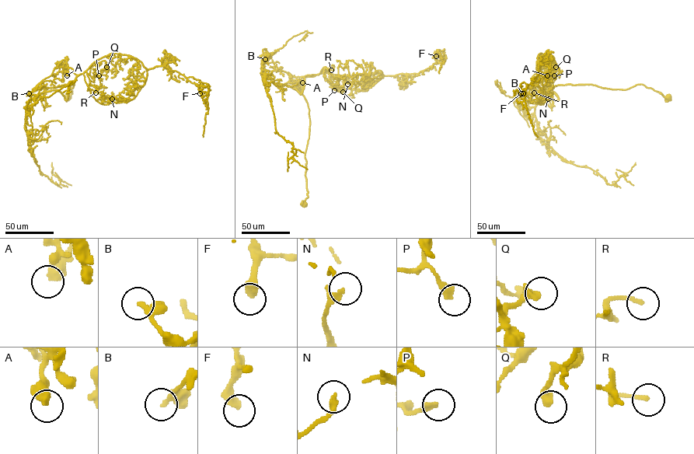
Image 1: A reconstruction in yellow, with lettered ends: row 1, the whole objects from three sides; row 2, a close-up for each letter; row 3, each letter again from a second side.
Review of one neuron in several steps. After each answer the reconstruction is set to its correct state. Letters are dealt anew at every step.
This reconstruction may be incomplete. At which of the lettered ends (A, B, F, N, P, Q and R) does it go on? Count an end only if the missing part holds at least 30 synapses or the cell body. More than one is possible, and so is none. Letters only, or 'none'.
none

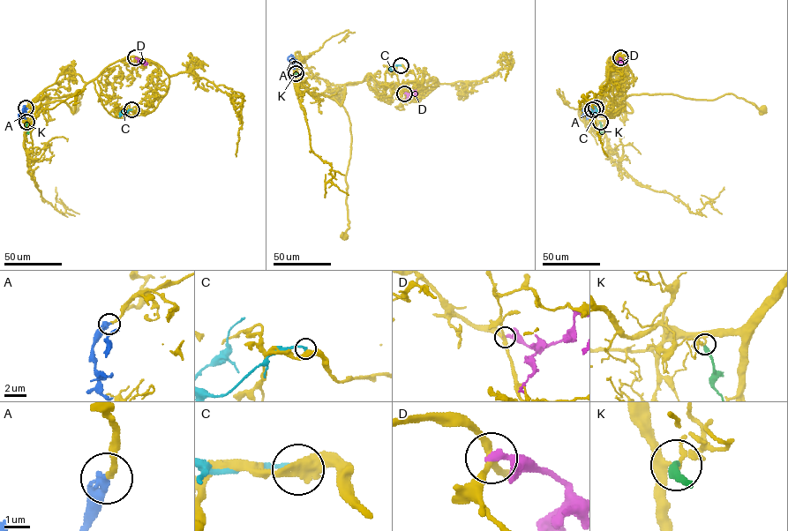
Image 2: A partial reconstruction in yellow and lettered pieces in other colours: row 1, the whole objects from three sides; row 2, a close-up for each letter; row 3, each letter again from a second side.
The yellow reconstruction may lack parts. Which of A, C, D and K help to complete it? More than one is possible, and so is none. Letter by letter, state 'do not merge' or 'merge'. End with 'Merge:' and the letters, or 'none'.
A: merge
C: do not merge
D: do not merge
K: do not merge
Merge: A

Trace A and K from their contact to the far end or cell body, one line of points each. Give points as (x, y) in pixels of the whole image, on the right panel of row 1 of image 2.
A: (596, 108), (587, 117), (583, 114), (582, 116)
K: (600, 122), (600, 133)

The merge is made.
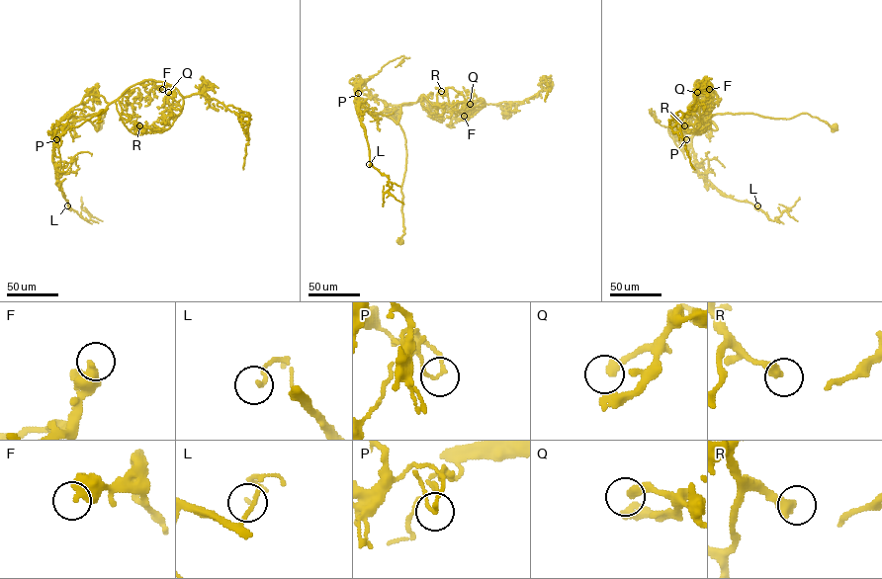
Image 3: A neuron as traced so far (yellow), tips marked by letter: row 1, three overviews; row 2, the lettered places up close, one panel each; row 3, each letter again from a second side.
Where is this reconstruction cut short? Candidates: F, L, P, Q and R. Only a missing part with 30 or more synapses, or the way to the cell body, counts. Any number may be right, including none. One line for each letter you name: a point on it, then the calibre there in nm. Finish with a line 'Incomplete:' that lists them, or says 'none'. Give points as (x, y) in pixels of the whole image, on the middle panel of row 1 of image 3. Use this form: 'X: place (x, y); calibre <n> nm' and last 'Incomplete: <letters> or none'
F: place (464, 116); calibre 380 nm
Incomplete: F

